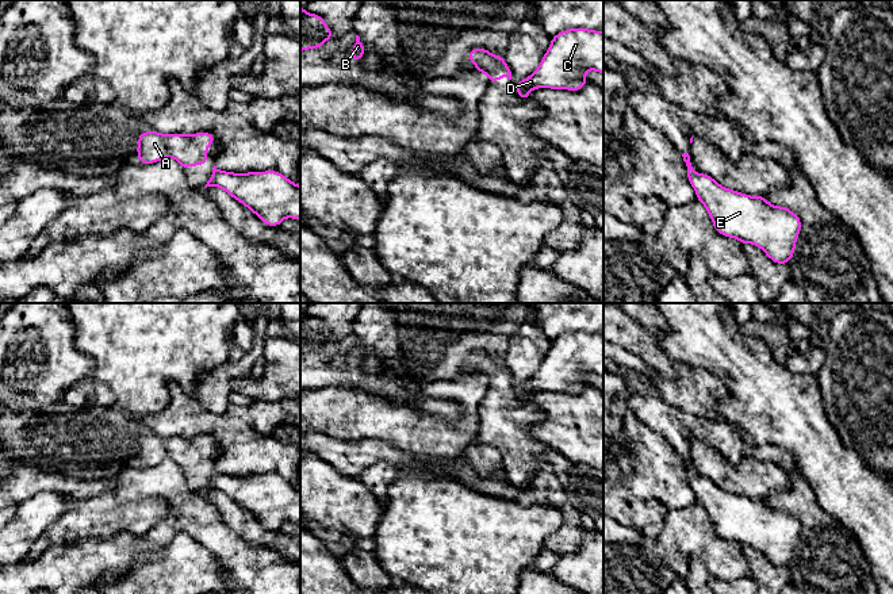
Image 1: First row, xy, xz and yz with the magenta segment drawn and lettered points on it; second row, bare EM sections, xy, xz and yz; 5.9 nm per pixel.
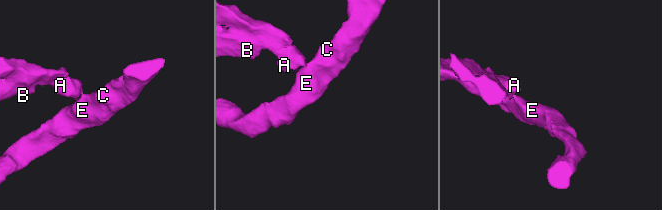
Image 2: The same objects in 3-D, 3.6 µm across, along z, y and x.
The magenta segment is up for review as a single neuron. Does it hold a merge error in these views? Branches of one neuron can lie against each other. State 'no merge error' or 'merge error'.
merge error

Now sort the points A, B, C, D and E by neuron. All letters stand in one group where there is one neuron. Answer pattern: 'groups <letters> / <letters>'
groups A B / C D E

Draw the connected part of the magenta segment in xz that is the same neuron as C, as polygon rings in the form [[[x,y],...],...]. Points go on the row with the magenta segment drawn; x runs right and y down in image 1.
[[[568,28],[552,37],[551,46],[537,69],[516,84],[517,93],[526,100],[530,99],[529,92],[537,88],[580,91],[587,83],[586,70],[597,70],[603,74],[603,31]]]

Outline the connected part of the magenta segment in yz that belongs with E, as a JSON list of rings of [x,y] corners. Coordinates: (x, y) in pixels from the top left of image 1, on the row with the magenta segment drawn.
[[[705,173],[686,175],[718,234],[760,248],[775,264],[792,260],[801,231],[796,212],[770,204],[764,196],[728,189]]]

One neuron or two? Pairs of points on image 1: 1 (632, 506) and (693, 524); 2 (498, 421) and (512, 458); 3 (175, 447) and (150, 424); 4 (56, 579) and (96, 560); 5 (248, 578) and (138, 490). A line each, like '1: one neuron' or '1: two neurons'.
1: two neurons
2: one neuron
3: two neurons
4: one neuron
5: one neuron

